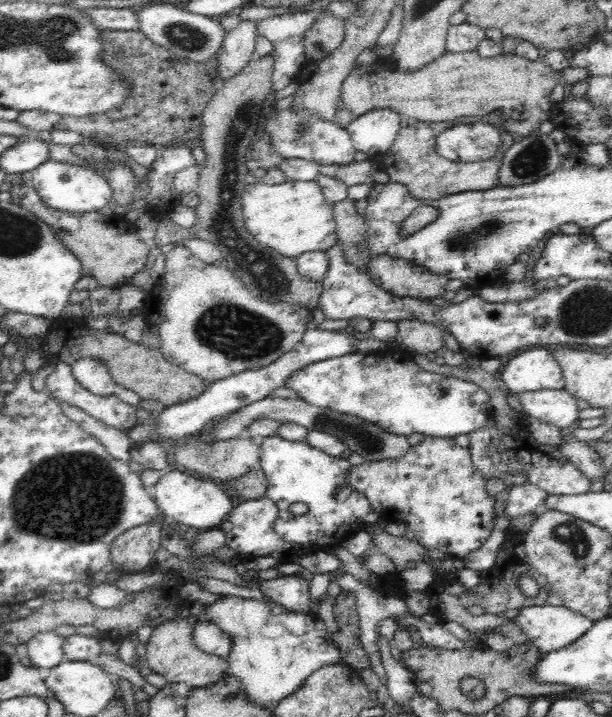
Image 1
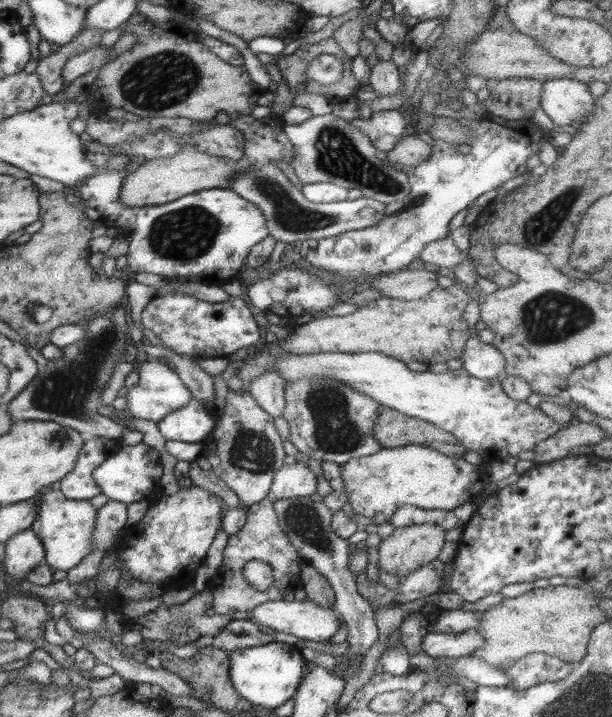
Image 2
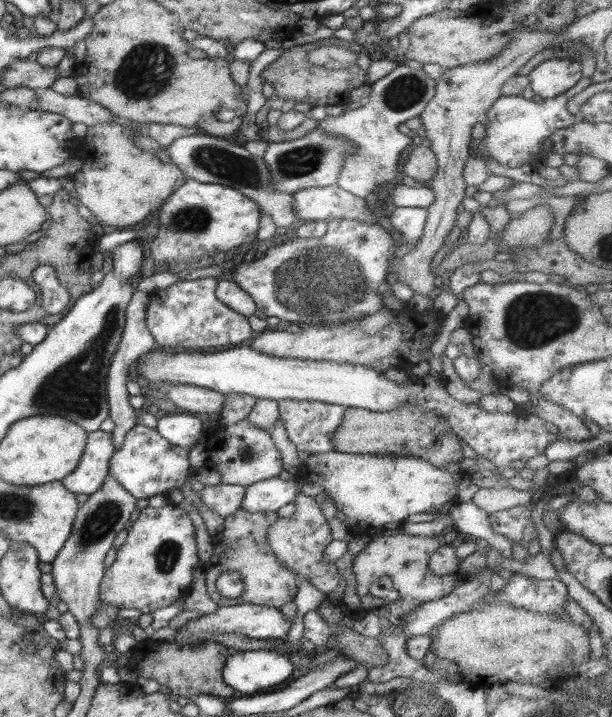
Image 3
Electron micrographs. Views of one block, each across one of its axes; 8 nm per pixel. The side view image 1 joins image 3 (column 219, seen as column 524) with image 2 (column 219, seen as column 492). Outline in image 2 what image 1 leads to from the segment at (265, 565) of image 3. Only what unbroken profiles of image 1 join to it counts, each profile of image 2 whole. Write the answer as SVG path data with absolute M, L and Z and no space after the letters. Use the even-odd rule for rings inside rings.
M267 498L251 504L246 511L246 522L239 531L229 536L223 551L222 565L206 585L207 591L213 596L210 607L218 614L248 612L260 603L284 600L286 594L303 588L299 577L300 556L279 525L273 500ZM251 560L261 560L272 567L274 581L266 590L258 591L245 580L242 569Z

